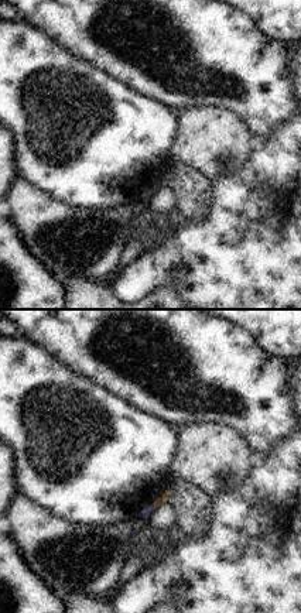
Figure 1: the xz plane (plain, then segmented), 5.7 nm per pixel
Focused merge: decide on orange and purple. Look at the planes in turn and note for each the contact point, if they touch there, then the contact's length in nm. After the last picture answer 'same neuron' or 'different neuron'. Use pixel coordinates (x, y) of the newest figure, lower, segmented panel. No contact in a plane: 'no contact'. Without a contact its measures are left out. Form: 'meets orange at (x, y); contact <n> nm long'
meets orange at (154, 506); contact 40 nm long

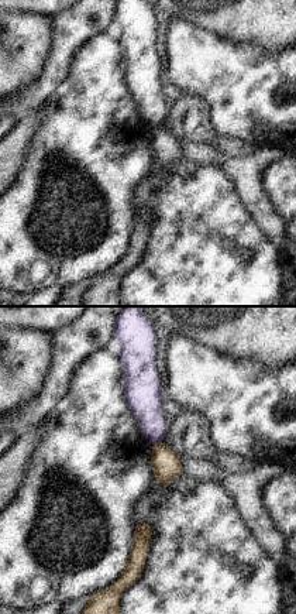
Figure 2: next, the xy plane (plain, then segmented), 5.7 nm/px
meets orange at (157, 443); contact 40 nm long

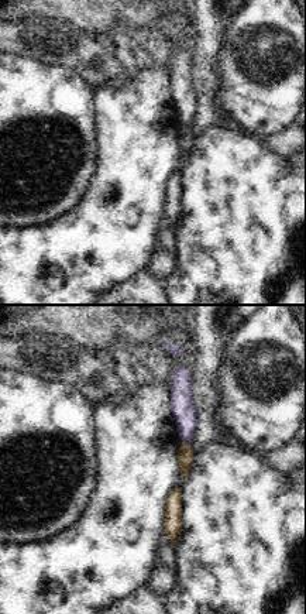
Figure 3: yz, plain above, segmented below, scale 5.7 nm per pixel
meets orange at (186, 443); contact 50 nm long

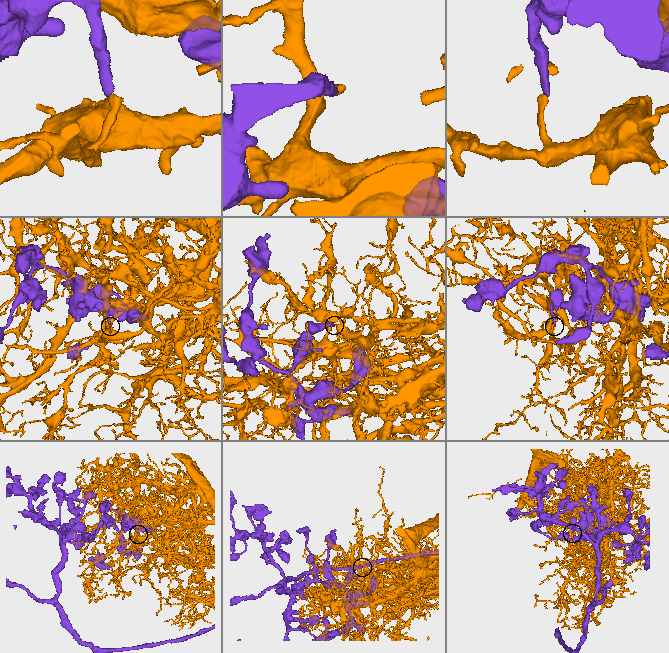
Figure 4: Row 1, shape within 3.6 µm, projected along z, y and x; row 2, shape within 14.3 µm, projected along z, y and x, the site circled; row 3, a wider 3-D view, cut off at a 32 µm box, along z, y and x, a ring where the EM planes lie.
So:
different neuron

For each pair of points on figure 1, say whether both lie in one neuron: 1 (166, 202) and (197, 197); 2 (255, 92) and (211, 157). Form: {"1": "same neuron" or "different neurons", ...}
{"1": "different neurons", "2": "different neurons"}

